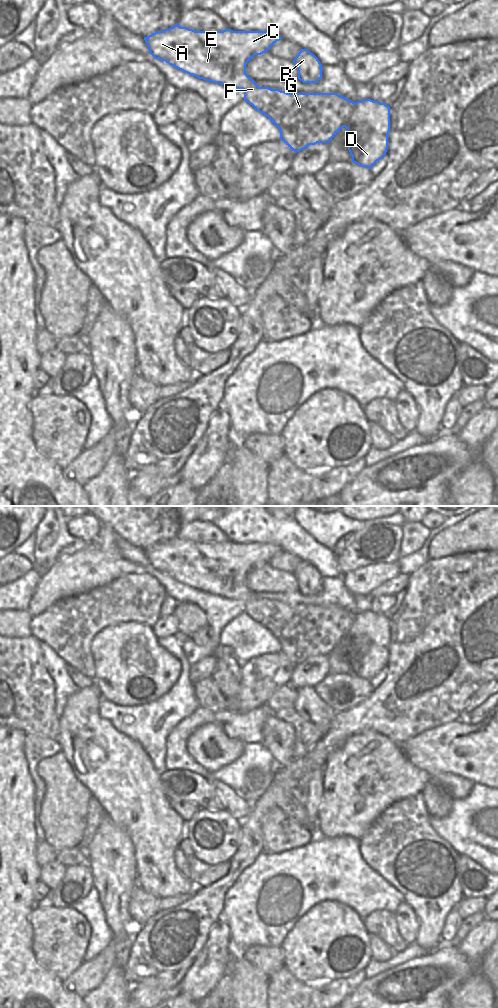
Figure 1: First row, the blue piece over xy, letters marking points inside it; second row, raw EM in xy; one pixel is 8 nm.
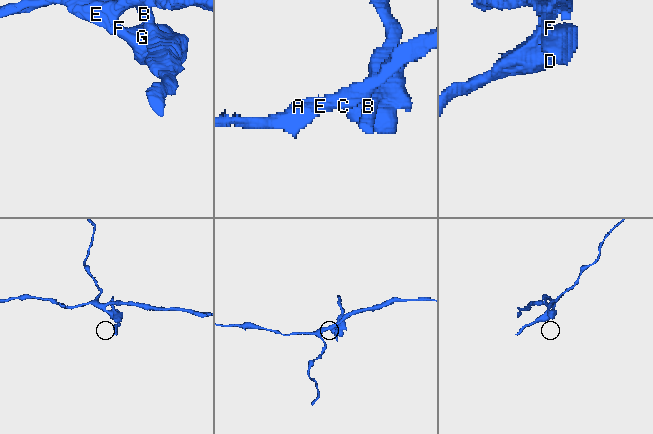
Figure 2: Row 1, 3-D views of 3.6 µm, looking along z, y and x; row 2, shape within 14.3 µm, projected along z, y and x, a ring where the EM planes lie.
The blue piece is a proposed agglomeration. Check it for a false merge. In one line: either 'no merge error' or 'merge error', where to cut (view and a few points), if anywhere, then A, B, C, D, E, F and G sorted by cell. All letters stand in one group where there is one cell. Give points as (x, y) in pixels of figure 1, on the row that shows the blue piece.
merge error; cut xy (354, 103), (354, 109), (343, 126); groups A C E F G / B D

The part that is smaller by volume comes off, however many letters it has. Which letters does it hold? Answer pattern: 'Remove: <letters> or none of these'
Remove: B, D

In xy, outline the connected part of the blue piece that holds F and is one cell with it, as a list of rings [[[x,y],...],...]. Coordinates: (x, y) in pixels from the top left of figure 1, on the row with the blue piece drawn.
[[[177,23],[163,31],[157,31],[144,40],[150,54],[161,61],[199,79],[211,83],[219,83],[227,87],[244,90],[244,101],[254,109],[265,115],[279,130],[280,139],[295,153],[309,145],[329,143],[332,138],[345,126],[354,110],[354,102],[337,93],[287,93],[279,89],[259,87],[253,79],[246,74],[246,64],[255,56],[267,52],[282,38],[277,33],[269,31],[195,31],[181,27]]]

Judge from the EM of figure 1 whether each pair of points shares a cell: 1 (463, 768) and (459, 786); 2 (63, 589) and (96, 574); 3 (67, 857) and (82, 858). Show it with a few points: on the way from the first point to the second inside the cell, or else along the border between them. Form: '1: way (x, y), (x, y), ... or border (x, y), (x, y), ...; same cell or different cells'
1: border (438, 773), (456, 774), (473, 783); different cells
2: way (71, 581), (78, 574), (88, 574); same cell
3: way (71, 857), (78, 857); same cell

